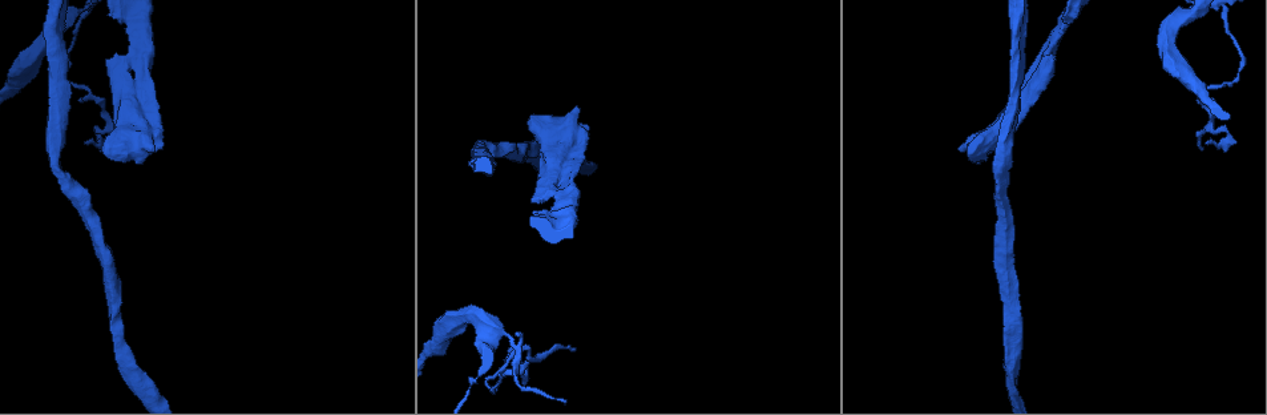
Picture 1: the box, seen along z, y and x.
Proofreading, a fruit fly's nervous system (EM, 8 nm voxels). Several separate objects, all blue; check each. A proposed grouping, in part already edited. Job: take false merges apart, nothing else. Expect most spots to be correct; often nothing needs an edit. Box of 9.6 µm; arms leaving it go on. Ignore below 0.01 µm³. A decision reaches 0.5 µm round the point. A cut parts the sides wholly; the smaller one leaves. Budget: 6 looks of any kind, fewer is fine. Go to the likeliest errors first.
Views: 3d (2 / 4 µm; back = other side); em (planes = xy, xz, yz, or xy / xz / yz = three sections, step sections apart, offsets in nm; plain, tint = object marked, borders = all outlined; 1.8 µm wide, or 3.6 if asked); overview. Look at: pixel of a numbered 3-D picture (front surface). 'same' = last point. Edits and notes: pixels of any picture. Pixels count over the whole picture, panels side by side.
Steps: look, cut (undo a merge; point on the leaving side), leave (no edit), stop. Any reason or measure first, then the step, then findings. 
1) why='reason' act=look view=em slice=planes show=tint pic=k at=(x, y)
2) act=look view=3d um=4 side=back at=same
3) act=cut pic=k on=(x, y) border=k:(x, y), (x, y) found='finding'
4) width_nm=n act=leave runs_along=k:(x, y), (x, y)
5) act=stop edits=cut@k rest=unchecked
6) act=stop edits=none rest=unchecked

why='sudden change in width' act=look view=em slice=planes show=tint pic=1 at=(1022, 96)

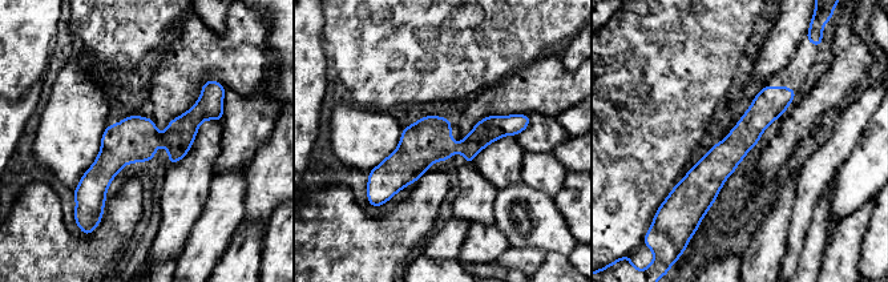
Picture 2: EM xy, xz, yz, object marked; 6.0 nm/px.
act=leave runs_along=2:(520, 124), (371, 177) found='one neuron here'

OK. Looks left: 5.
why='two arms at a narrow angle' act=look view=em slice=planes show=tint pic=1 at=(145, 33)

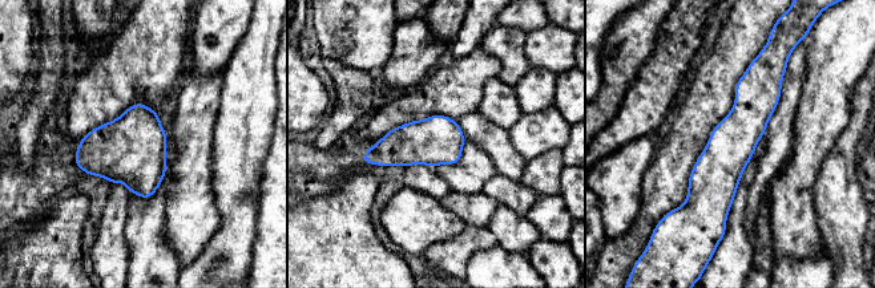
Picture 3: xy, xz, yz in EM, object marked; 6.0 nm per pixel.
width_nm=280 act=leave runs_along=3:(754, 64), (720, 219) found='all the same neuron'

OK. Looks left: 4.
why='abrupt turn' act=look view=3d um=2 pic=1 at=(527, 370)

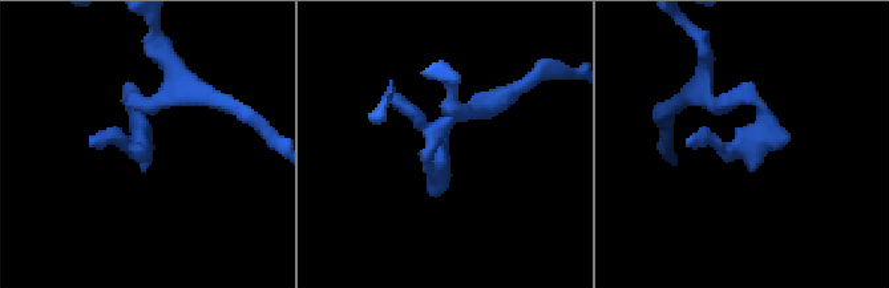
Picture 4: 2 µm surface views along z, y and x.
why='need the tissue' act=look view=em slice=planes show=borders pic=4 at=(145, 131)

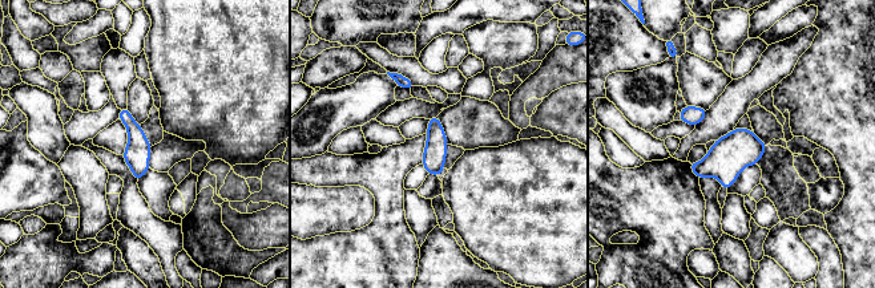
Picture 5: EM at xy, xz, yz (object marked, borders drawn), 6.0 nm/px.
width_nm=140 act=leave runs_along=5:(123, 112), (137, 140), (137, 175) found='one neuron here'

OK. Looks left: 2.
act=stop edits=none rest=unchecked

